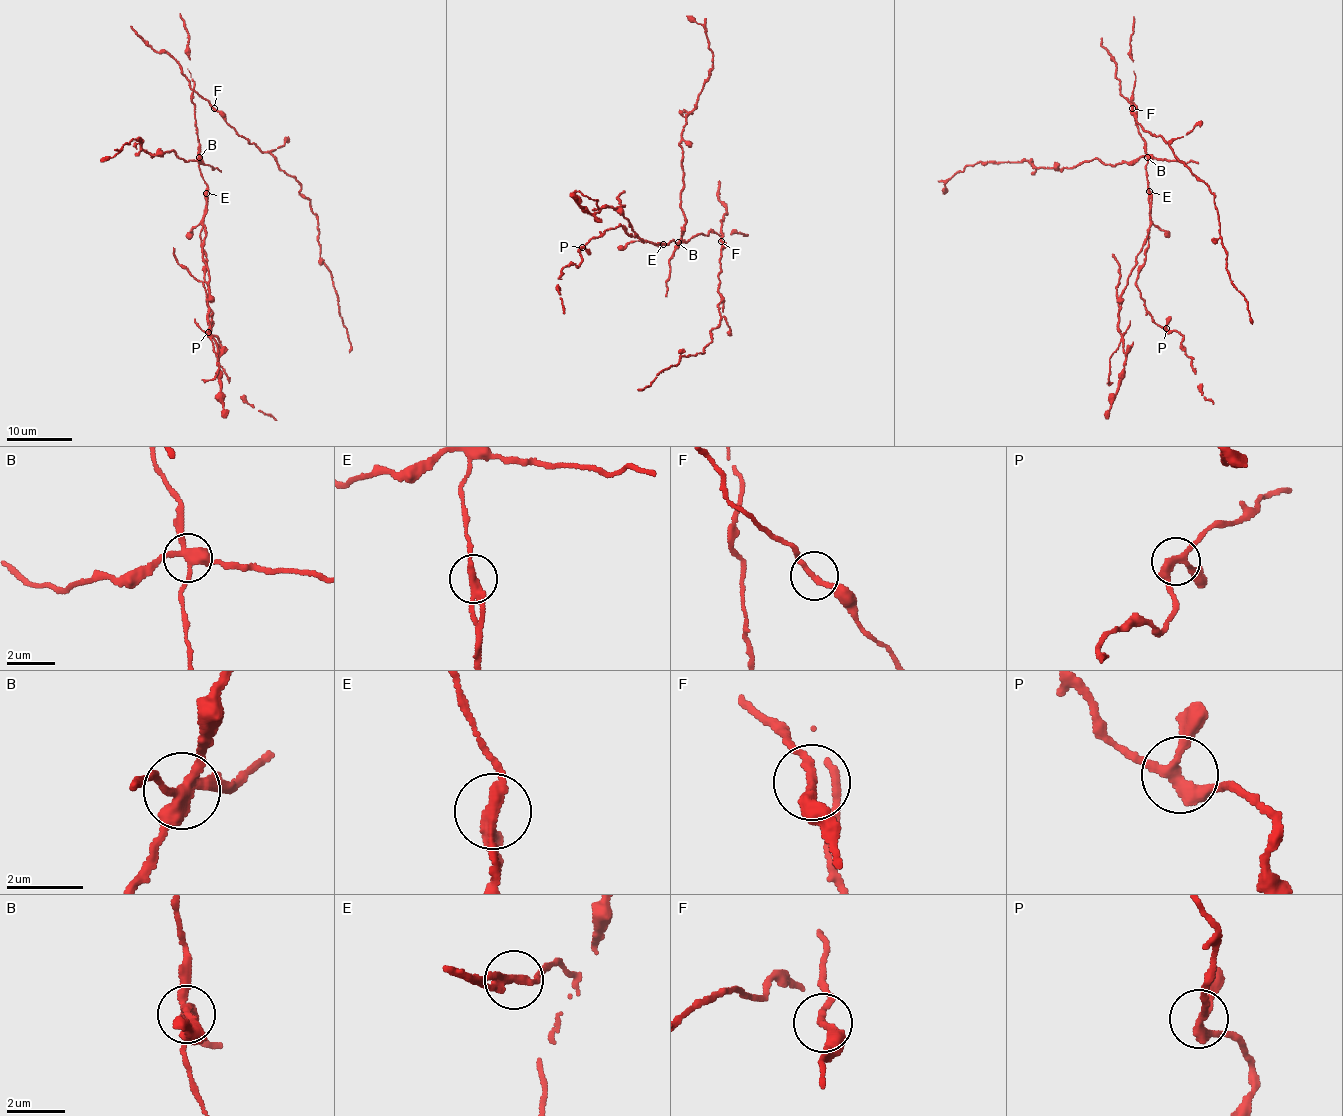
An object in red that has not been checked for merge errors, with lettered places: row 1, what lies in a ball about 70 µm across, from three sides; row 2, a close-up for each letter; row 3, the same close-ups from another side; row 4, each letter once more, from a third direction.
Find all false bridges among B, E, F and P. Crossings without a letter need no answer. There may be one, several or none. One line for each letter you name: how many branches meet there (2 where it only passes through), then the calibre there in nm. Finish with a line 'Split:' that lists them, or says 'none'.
B: 4 branches meet; 320 nm thick
E: 2 branches meet; 320 nm thick
Split: B, E

